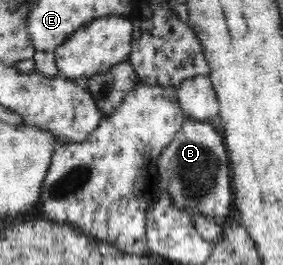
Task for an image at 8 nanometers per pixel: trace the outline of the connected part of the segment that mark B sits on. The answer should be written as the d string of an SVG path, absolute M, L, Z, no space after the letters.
M186 117L181 129L159 153L157 165L161 184L181 209L190 214L202 213L219 222L229 217L234 205L230 161L223 133L213 128L212 121L204 122Z

